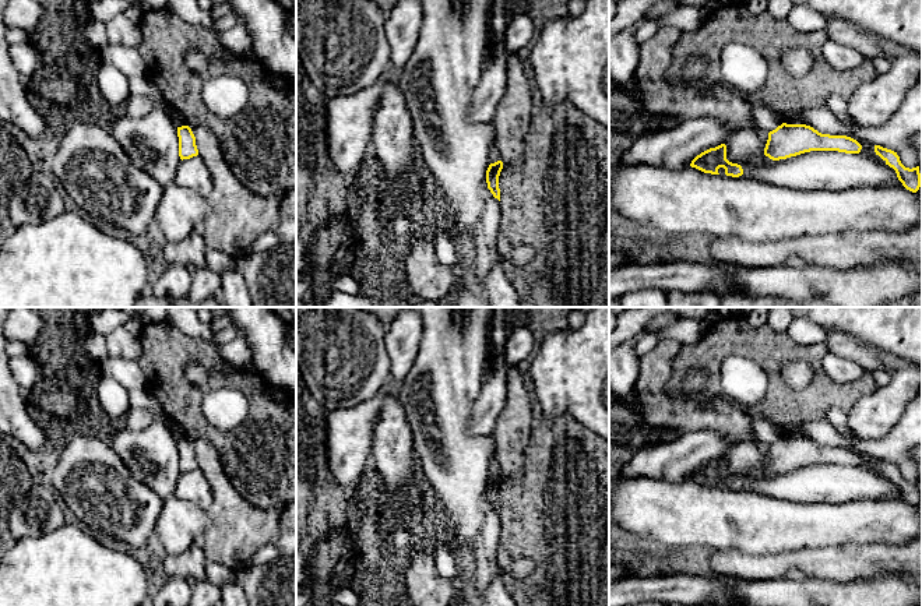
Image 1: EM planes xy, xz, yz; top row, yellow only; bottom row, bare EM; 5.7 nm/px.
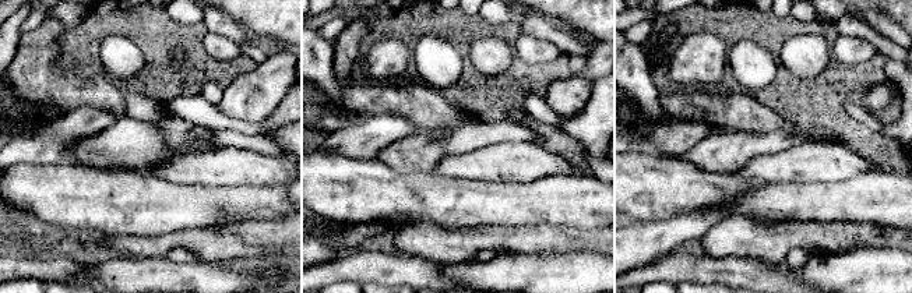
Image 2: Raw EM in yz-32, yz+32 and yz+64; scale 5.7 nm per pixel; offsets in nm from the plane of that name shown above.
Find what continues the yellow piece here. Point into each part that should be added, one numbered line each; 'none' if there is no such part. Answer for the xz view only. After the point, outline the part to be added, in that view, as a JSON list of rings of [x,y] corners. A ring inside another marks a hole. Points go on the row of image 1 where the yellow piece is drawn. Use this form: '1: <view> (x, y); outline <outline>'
none

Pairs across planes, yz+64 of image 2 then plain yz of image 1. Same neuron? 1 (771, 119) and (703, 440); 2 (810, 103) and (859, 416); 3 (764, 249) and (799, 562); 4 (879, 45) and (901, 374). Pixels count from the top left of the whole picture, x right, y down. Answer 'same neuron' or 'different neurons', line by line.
1: different neurons
2: different neurons
3: same neuron
4: different neurons

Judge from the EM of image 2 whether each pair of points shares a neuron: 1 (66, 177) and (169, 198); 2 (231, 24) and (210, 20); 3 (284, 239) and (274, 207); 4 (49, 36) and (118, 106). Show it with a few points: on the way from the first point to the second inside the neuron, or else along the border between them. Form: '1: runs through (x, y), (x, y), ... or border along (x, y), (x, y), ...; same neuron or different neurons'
1: runs through (91, 198), (144, 198); same neuron
2: runs through (225, 24), (215, 20); same neuron
3: border along (287, 214), (274, 219), (247, 219), (245, 222); different neurons
4: runs through (49, 62), (49, 67), (74, 92), (92, 92); same neuron

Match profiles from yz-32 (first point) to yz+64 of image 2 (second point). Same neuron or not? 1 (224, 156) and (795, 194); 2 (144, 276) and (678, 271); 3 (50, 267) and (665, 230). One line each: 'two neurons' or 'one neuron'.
1: two neurons
2: two neurons
3: two neurons

